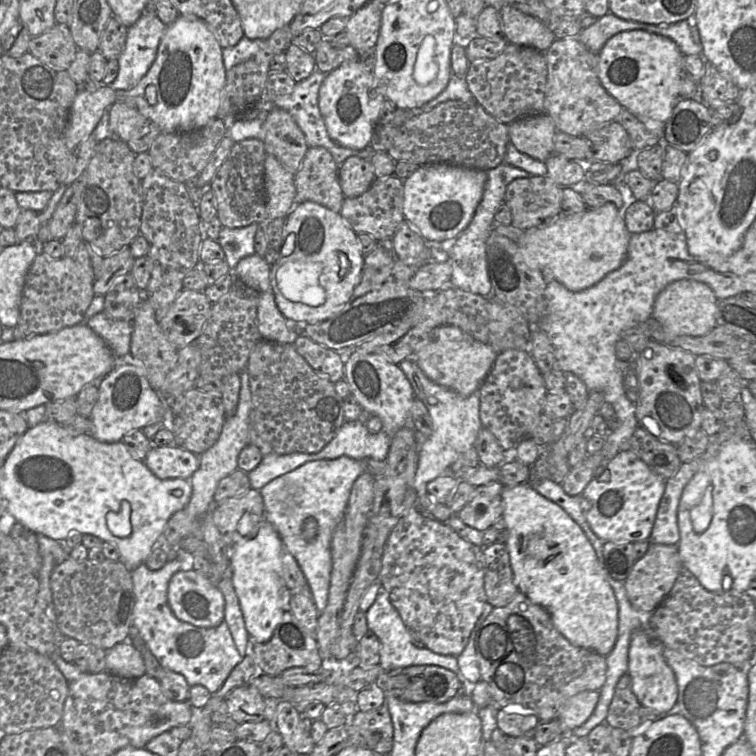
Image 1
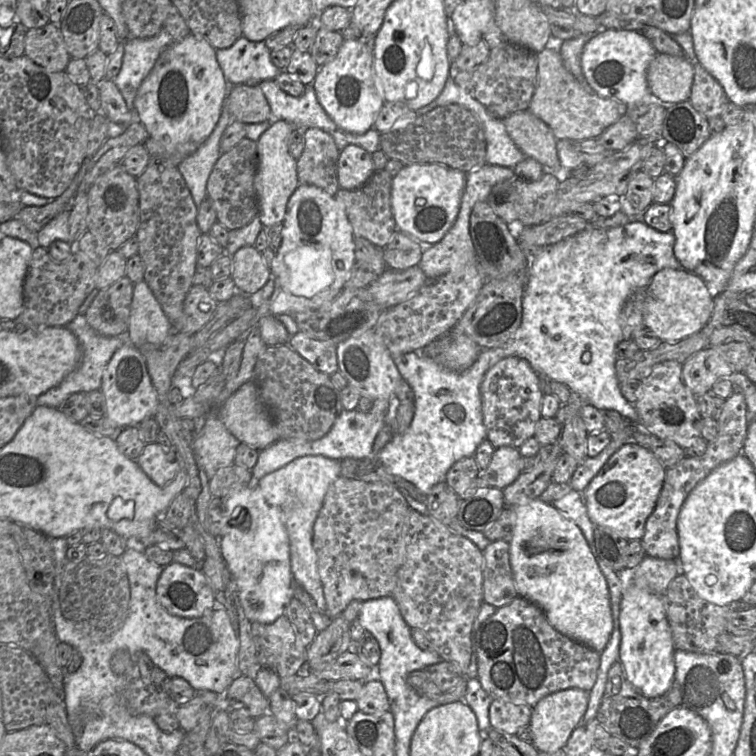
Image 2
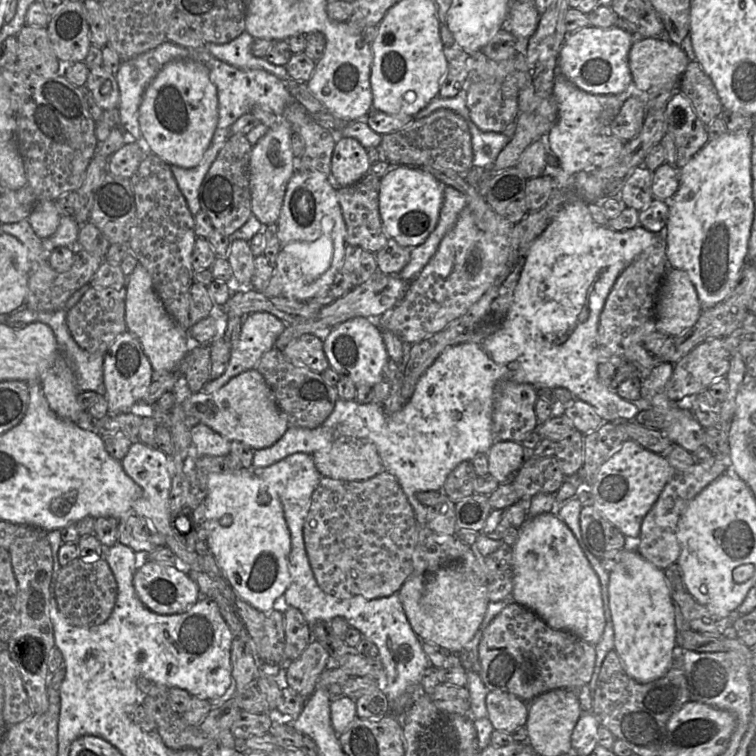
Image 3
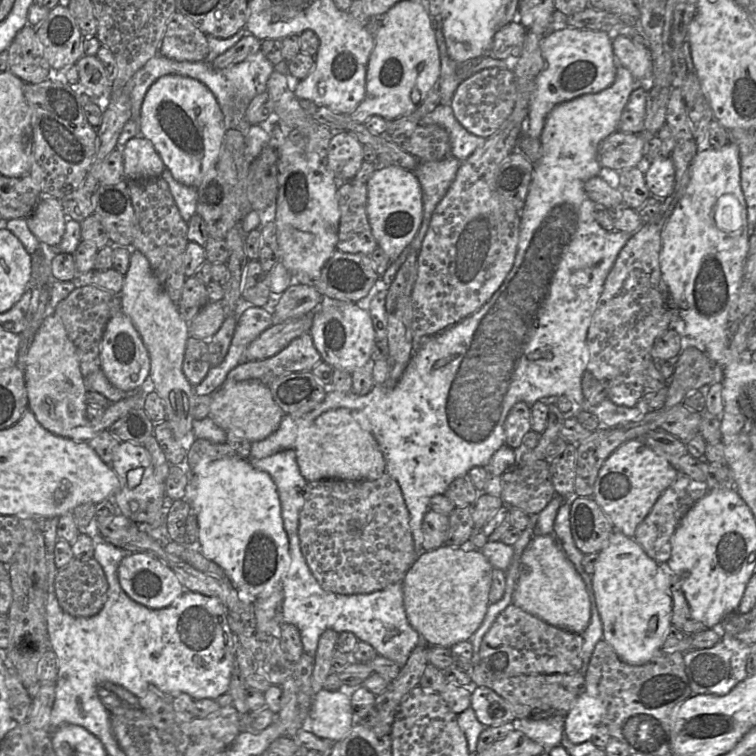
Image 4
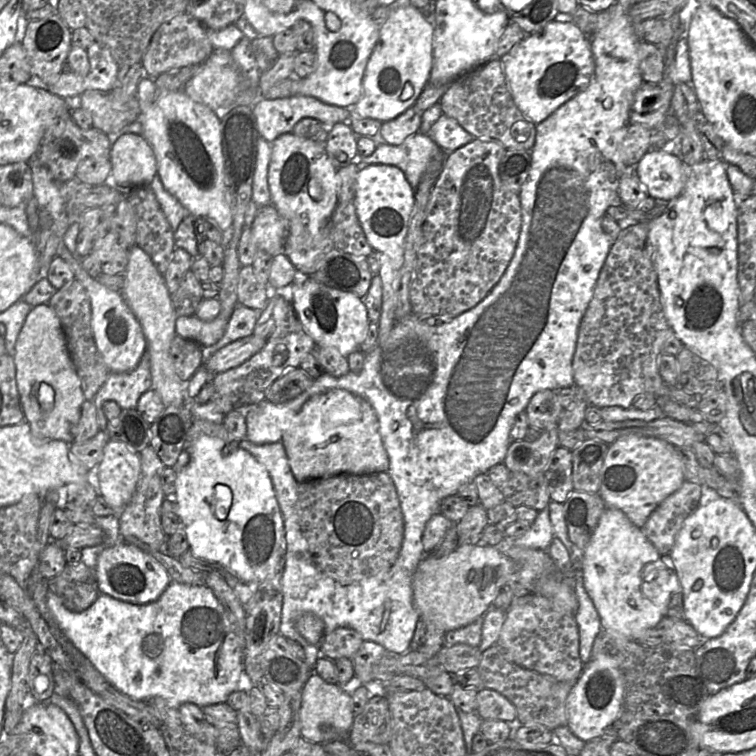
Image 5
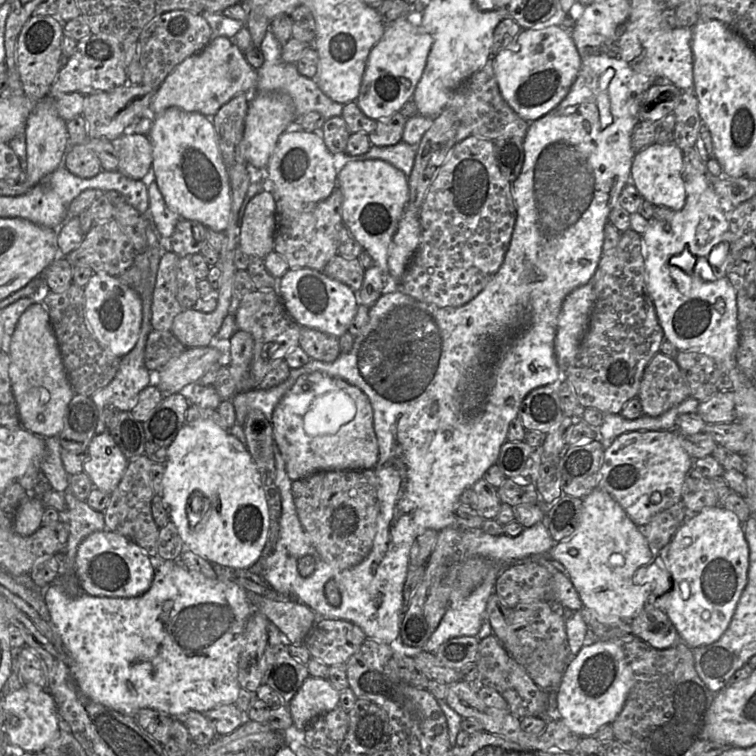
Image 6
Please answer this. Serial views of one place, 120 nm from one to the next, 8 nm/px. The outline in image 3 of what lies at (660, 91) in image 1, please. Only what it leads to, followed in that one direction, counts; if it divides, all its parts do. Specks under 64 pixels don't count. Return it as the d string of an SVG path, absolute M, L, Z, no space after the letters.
M588 26L568 34L558 56L557 69L568 81L593 95L617 95L632 83L628 55L635 41L618 27Z

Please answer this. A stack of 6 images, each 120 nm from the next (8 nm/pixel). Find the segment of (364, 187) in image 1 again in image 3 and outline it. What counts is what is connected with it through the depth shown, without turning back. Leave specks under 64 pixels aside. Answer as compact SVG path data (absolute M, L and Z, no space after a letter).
M341 137L336 142L331 165L335 184L350 186L365 177L370 167L368 150L357 139Z

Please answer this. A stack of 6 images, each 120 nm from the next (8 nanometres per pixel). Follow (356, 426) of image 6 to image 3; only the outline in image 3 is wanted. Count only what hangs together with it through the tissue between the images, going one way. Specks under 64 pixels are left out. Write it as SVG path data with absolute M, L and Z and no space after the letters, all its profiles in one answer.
M340 437L312 456L322 477L360 481L385 471L376 447L366 439Z

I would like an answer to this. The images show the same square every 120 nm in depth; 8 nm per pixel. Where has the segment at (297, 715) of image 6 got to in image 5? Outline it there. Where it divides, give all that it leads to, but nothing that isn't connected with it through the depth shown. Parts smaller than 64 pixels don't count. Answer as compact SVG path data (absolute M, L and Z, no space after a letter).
M311 673L301 692L300 738L323 744L324 728L334 728L338 733L346 734L347 740L355 716L351 708L351 698L347 693L347 688L343 689L338 684L330 684L324 681L318 674Z

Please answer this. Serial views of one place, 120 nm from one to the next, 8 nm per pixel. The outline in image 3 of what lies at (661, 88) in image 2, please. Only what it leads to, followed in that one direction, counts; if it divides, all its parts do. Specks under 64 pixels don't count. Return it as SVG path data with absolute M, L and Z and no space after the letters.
M665 36L663 38L644 38L635 41L628 55L632 82L641 92L649 91L652 88L679 91L679 81L689 61L683 49L670 42Z

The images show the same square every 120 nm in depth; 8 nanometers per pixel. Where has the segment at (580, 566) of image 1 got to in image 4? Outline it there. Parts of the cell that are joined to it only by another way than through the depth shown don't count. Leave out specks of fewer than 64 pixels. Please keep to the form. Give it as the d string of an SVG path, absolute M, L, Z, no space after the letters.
M554 534L534 535L521 555L512 604L550 625L581 634L591 619L585 583Z

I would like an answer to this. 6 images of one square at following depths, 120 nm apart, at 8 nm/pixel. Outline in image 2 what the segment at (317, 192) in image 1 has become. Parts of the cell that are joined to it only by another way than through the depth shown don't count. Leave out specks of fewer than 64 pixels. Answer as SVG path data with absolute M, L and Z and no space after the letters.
M319 128L304 130L305 147L297 159L299 184L314 185L336 196L340 151L333 137Z

